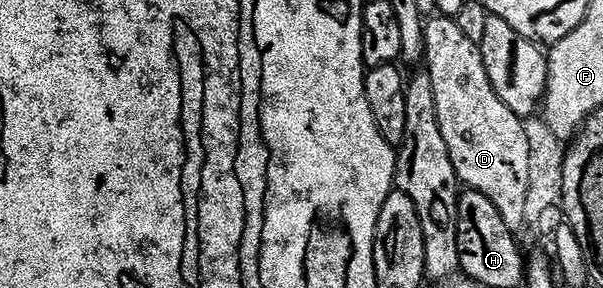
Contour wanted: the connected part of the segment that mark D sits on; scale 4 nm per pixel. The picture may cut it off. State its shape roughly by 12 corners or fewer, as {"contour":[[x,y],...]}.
{"contour":[[424,26],[438,134],[458,182],[533,221],[524,122],[480,44]]}

